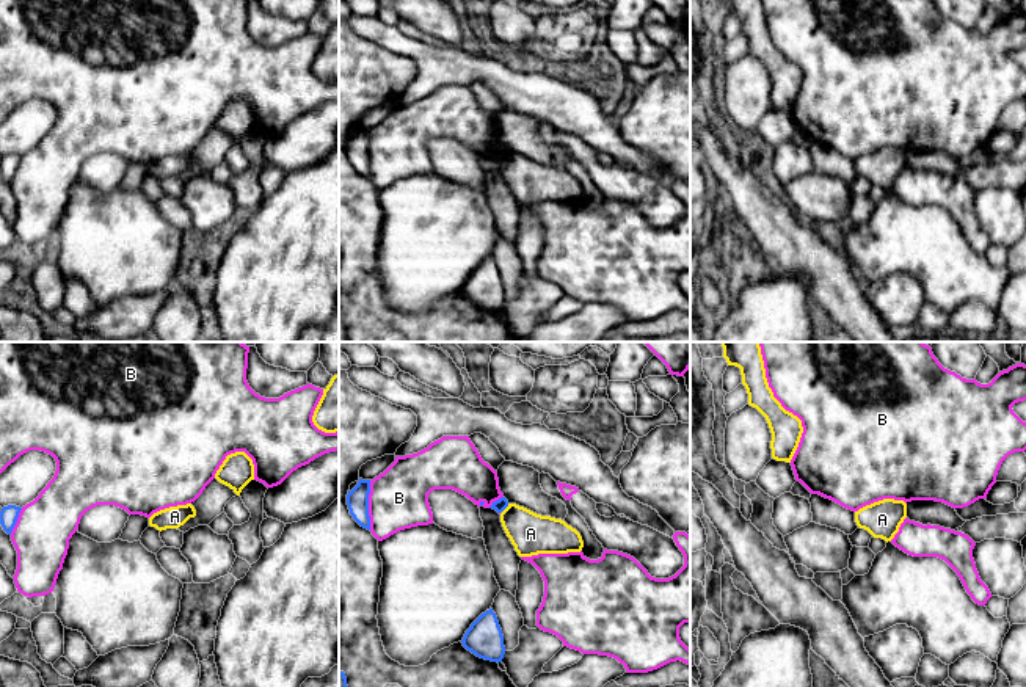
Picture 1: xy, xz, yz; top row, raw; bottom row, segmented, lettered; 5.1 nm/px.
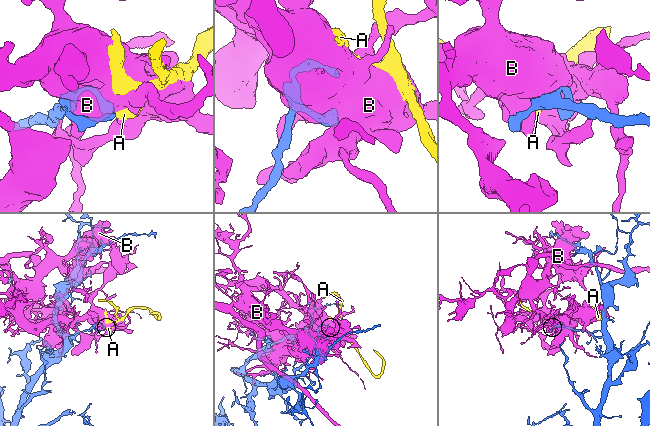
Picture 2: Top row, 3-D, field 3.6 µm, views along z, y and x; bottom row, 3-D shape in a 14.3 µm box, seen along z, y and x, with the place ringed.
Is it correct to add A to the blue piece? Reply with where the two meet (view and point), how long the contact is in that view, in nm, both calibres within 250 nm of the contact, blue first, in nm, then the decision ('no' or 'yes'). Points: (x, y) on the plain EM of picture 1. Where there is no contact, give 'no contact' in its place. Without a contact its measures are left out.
contact xz (505, 156); length 70 nm; calibres 70 and 220 nm; no

